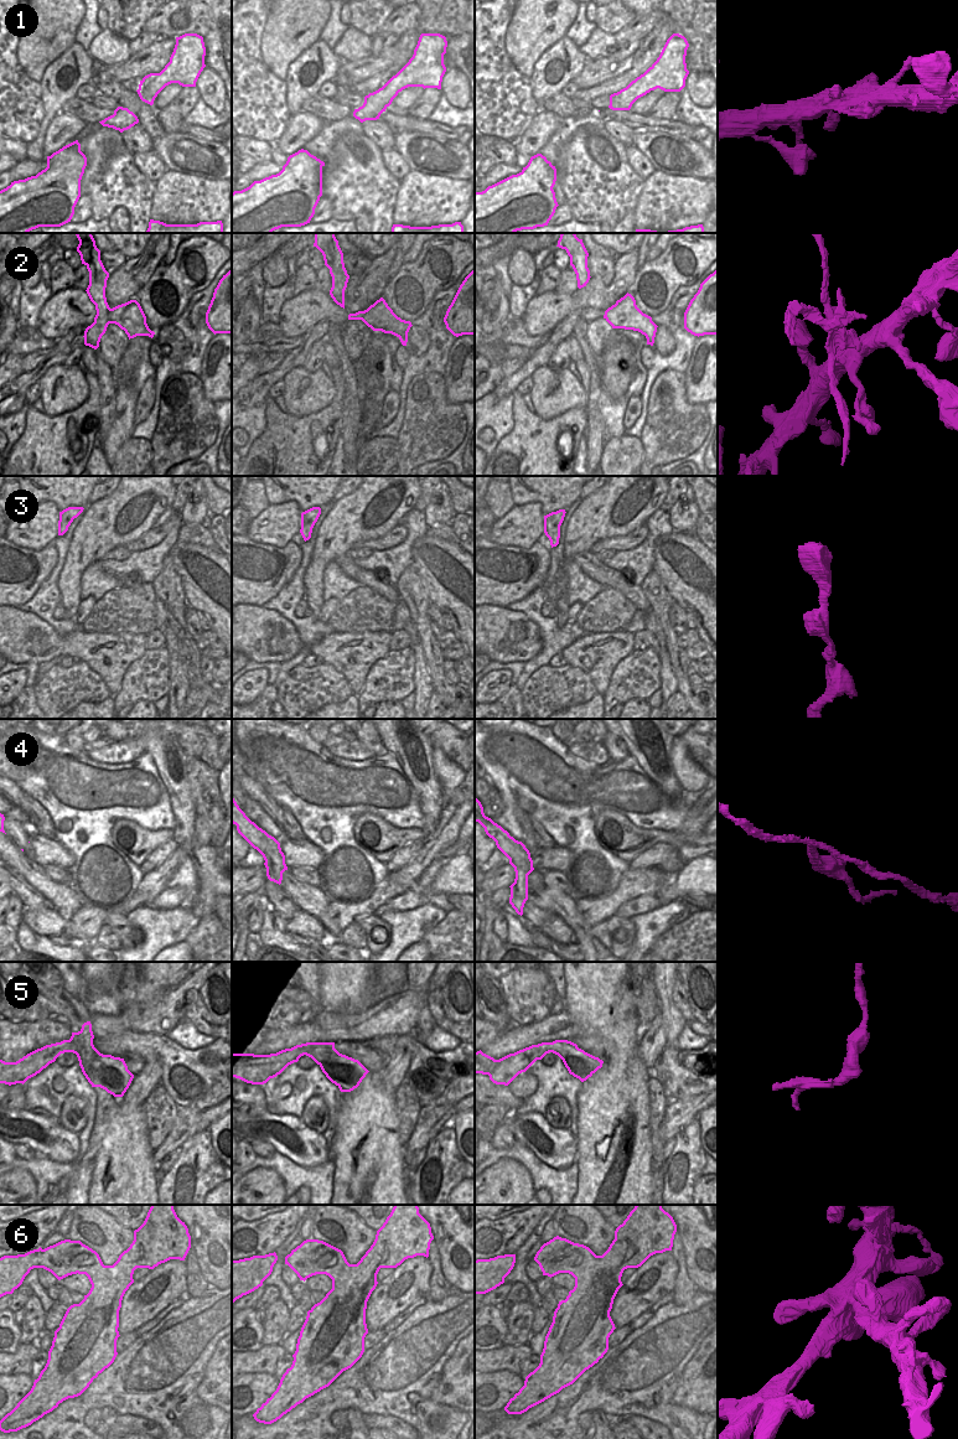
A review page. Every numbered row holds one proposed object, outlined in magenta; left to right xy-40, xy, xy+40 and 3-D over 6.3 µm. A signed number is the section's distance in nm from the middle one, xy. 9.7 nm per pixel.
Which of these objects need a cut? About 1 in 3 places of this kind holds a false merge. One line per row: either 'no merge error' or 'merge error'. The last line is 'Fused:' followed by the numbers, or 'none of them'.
1: no merge error
2: merge error
3: no merge error
4: merge error
5: merge error
6: no merge error
Fused: 2, 4, 5

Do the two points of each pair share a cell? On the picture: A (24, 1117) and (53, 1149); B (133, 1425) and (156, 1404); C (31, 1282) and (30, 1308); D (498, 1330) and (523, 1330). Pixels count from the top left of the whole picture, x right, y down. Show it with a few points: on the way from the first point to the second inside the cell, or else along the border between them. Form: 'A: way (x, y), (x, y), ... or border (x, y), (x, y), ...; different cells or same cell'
A: way (34, 1121), (43, 1128), (50, 1139); same cell
B: border (118, 1413), (131, 1413), (149, 1418), (160, 1425); different cells
C: border (34, 1293), (46, 1313); different cells
D: border (506, 1319), (507, 1334), (503, 1344); different cells

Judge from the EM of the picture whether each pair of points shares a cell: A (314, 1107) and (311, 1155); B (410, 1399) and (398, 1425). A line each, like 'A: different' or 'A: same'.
A: different
B: different

